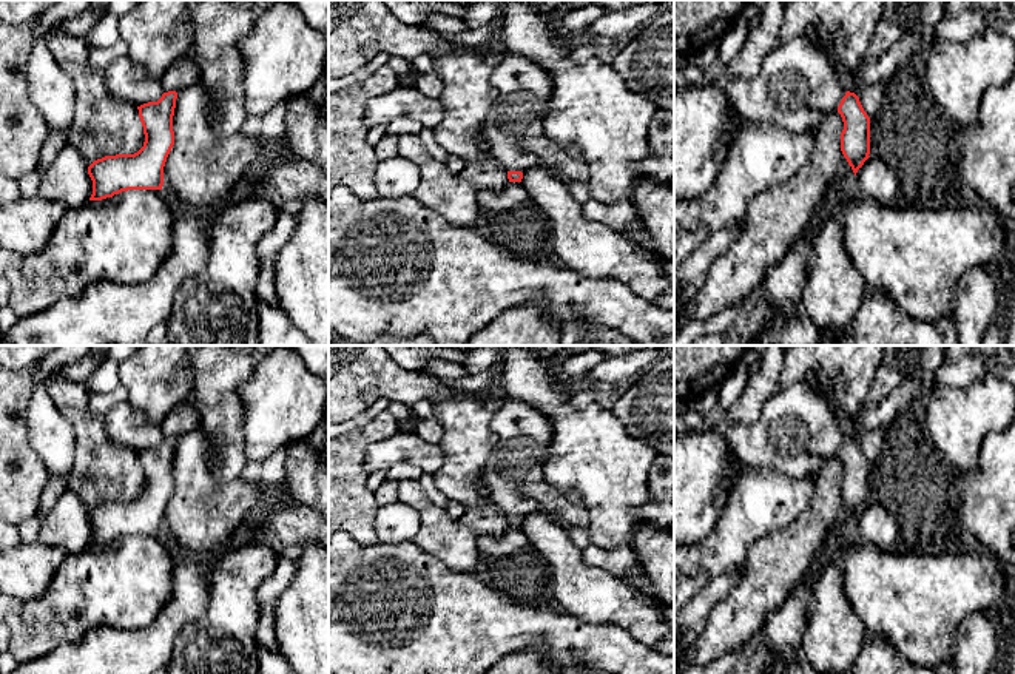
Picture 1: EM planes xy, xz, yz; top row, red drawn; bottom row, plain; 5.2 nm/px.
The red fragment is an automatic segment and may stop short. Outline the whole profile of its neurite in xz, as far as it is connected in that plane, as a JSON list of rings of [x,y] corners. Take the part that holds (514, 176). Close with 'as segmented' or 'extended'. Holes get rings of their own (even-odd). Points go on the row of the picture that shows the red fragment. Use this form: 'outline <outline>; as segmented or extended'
outline [[[504,52],[491,74],[491,83],[497,99],[481,123],[481,134],[489,145],[489,156],[508,171],[509,182],[521,182],[523,173],[540,163],[521,142],[543,136],[554,82],[532,60]]]; extended

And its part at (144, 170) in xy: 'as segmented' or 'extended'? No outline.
as segmented

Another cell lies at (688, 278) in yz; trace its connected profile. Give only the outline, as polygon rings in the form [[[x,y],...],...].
[[[740,221],[717,231],[674,270],[674,292],[680,292],[680,312],[674,324],[674,336],[693,319],[693,302],[703,287],[711,264],[728,251],[740,231]]]

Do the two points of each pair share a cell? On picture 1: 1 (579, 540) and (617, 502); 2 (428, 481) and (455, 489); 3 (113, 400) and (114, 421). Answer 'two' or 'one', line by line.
1: two
2: two
3: two

